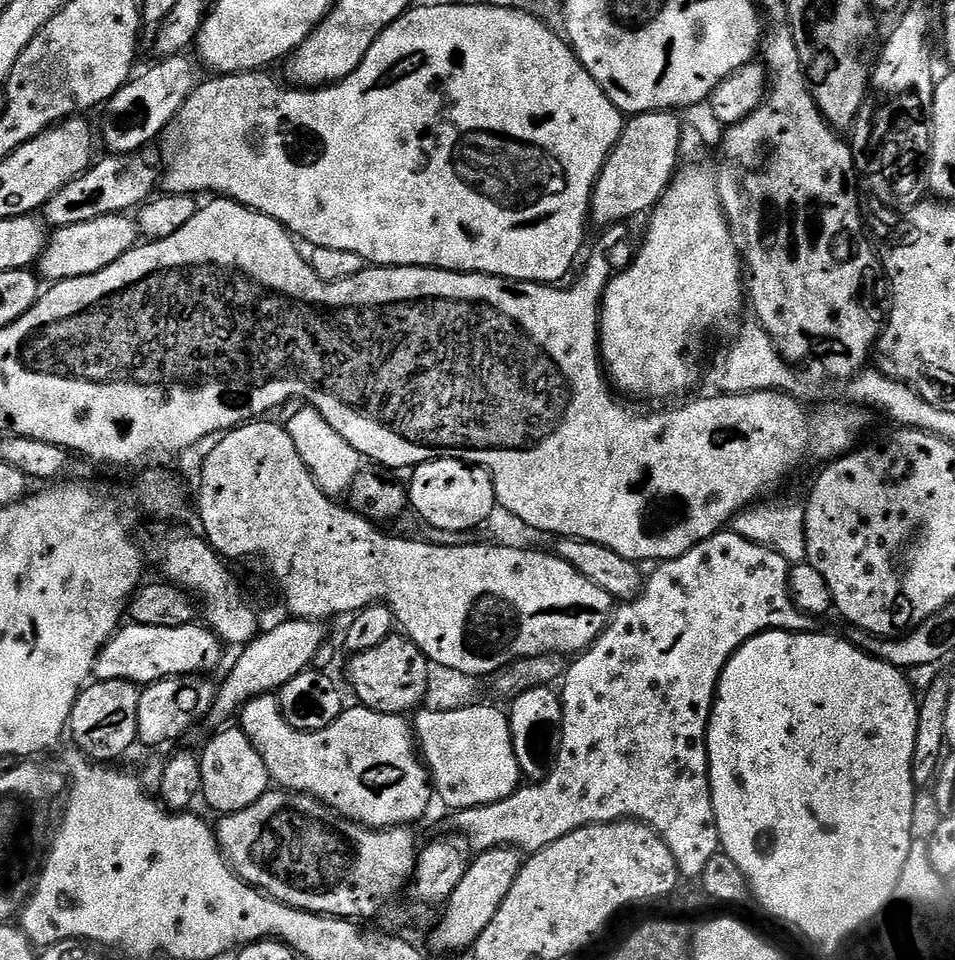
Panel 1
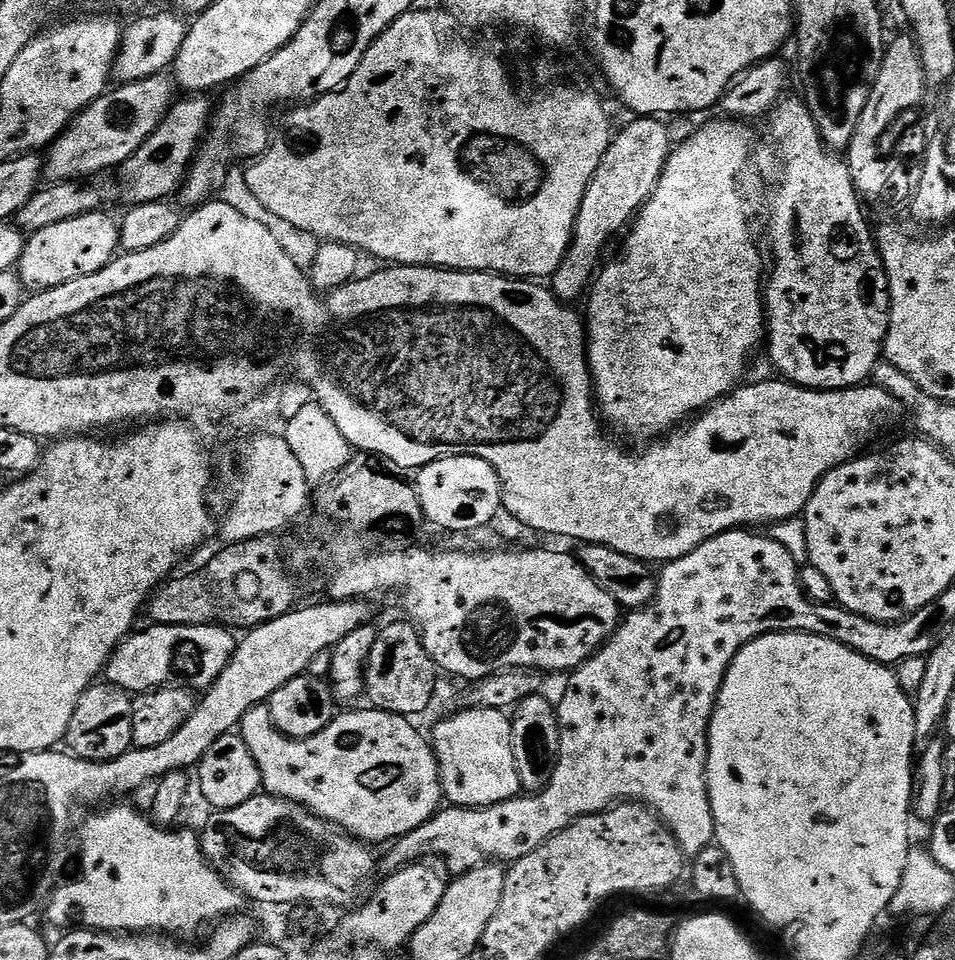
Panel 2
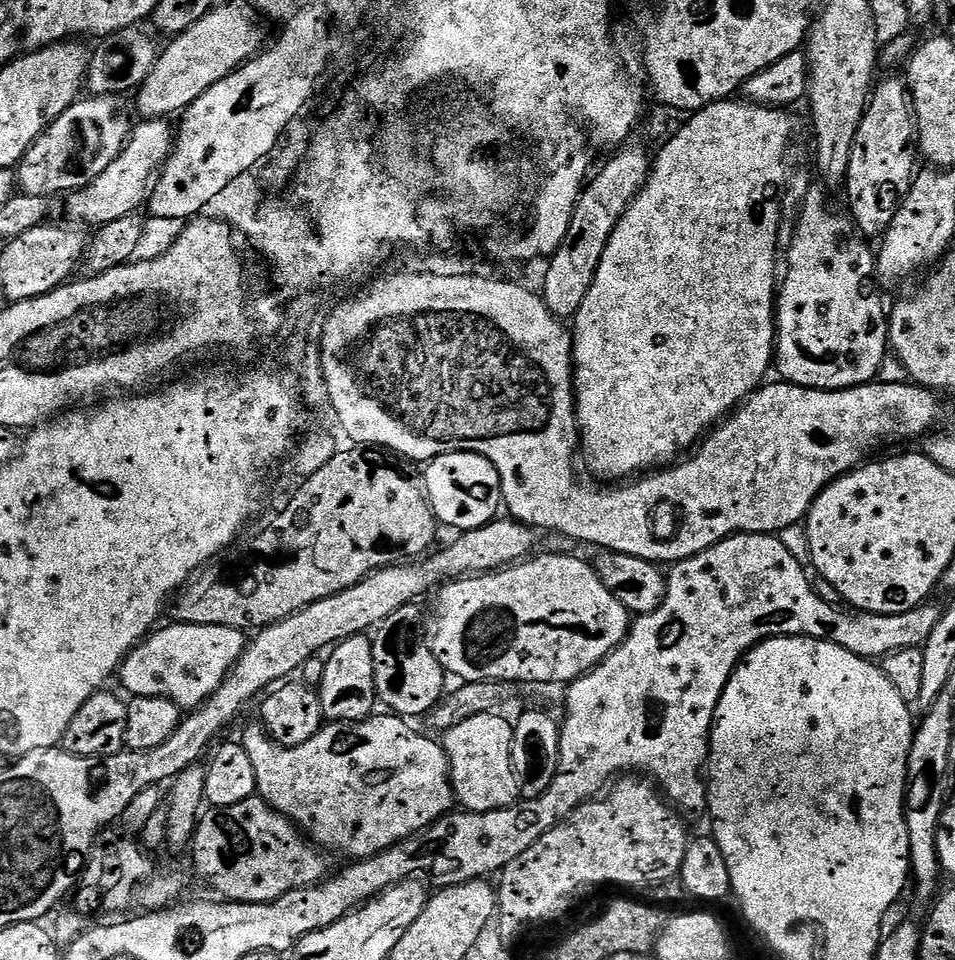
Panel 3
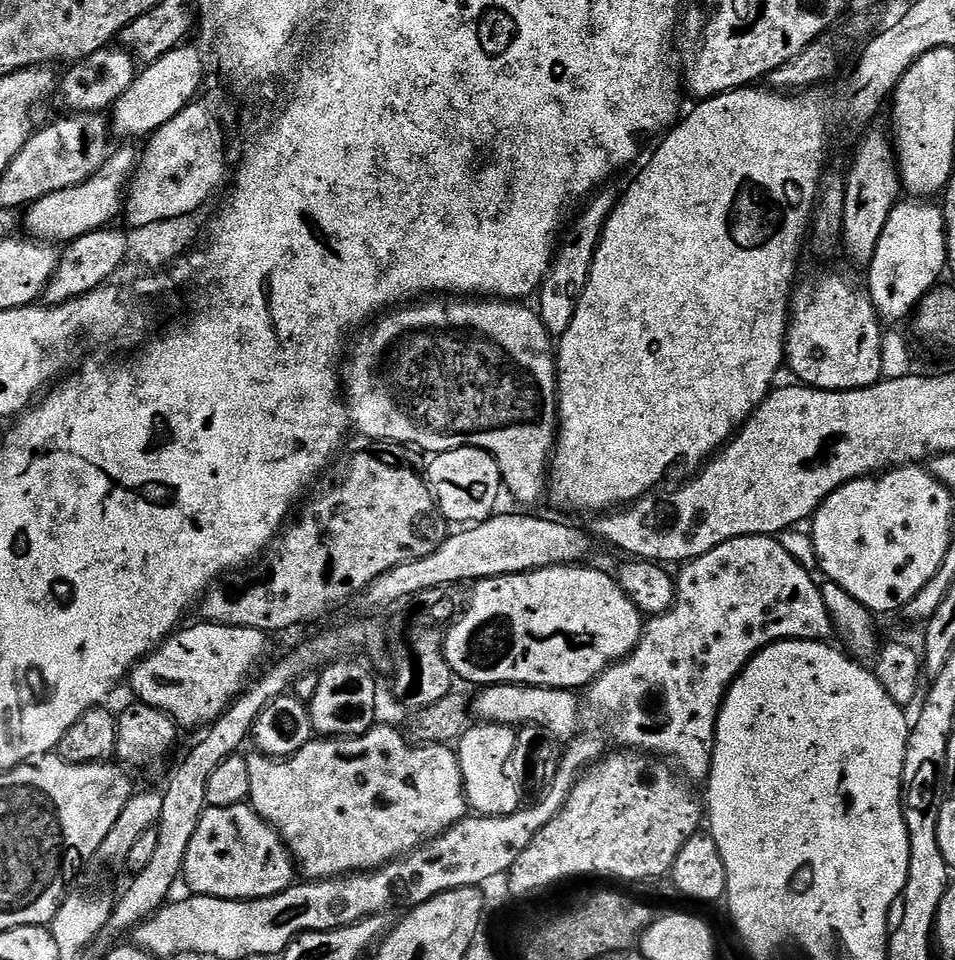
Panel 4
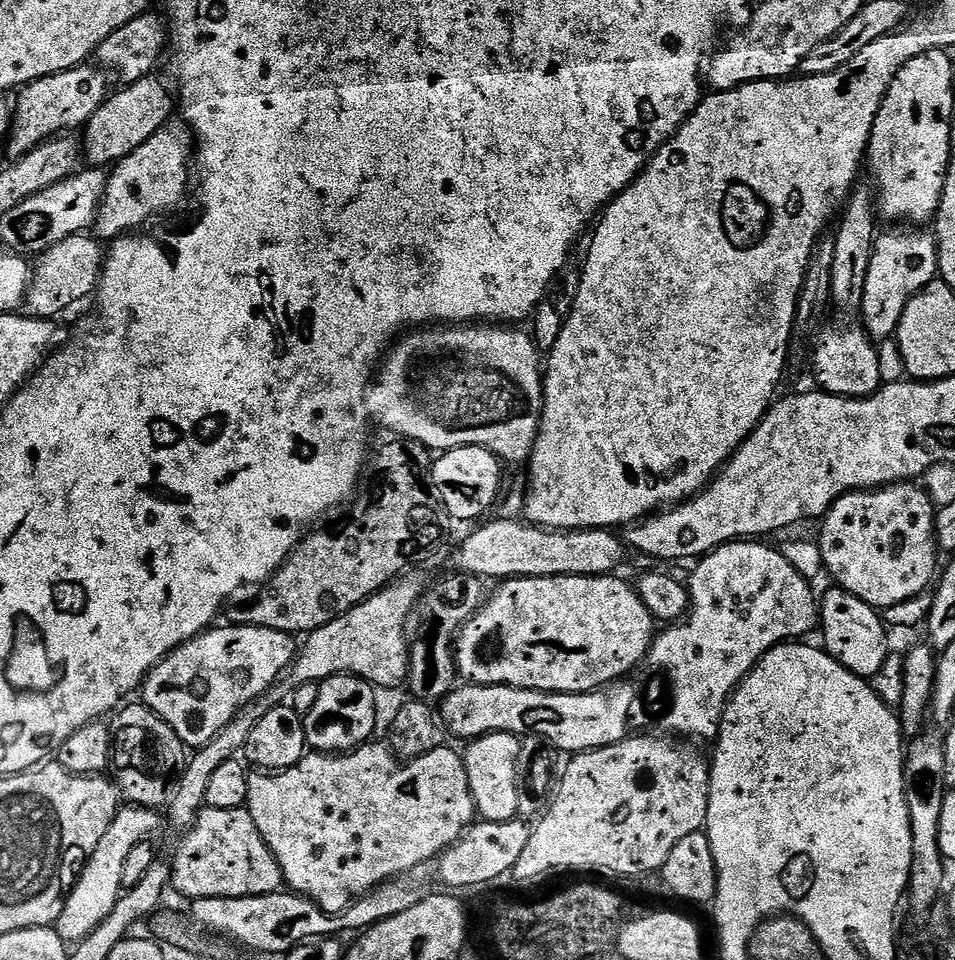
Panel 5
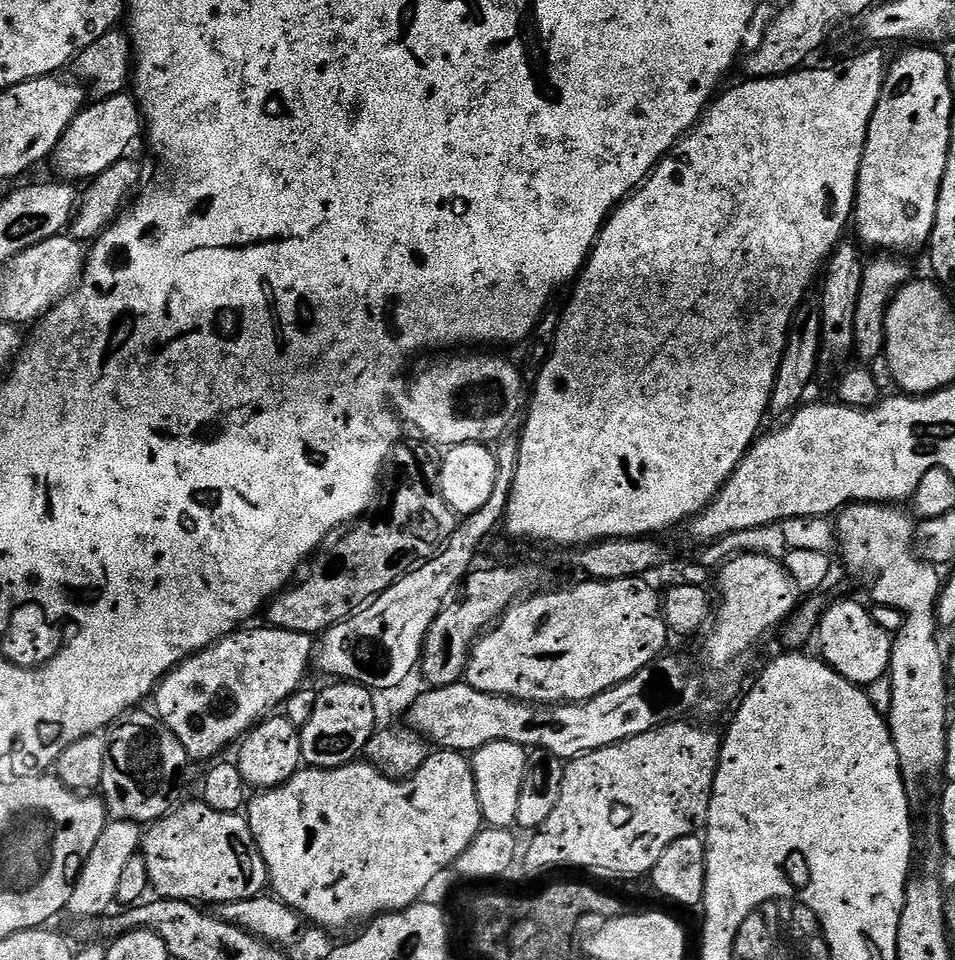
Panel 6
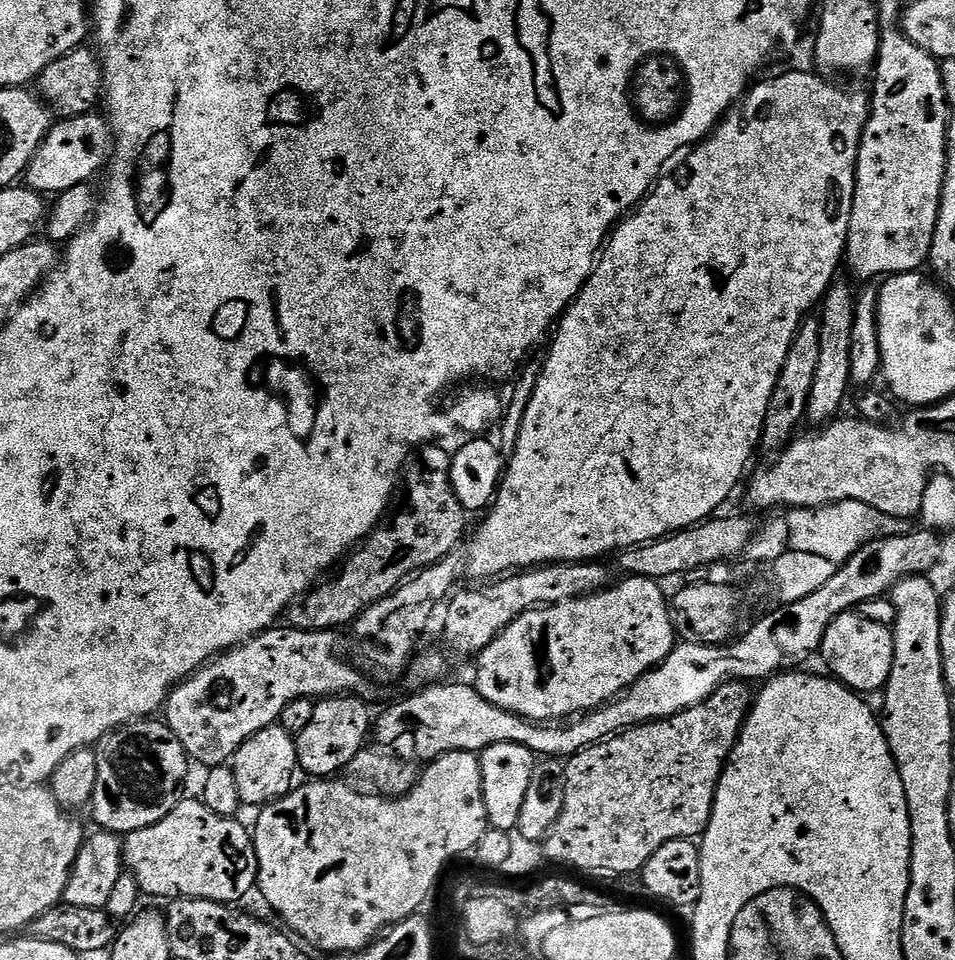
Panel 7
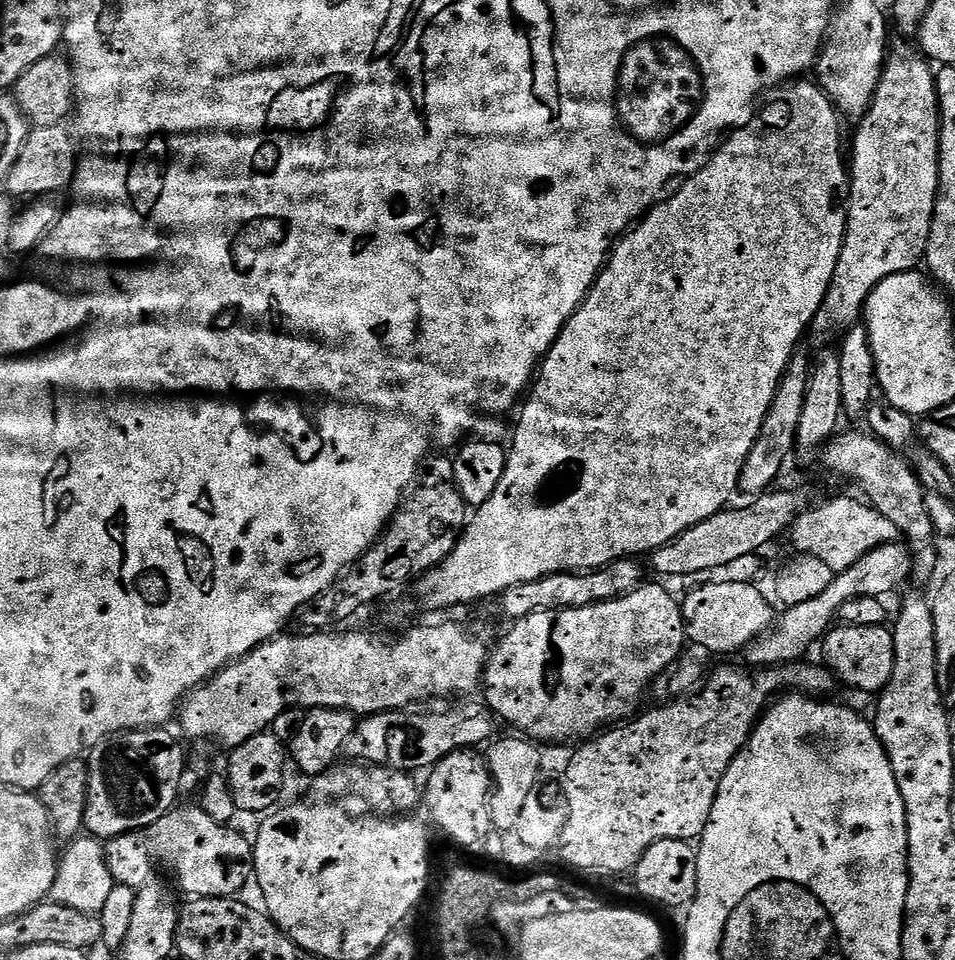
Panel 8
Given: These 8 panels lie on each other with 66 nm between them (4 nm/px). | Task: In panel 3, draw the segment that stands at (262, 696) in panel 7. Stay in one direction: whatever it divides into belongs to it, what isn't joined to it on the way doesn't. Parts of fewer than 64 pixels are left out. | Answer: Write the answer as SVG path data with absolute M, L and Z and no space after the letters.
M175 622L169 625L169 628L162 629L161 627L153 631L128 653L128 657L118 669L118 680L124 683L129 697L158 698L160 696L163 700L174 702L181 710L195 710L211 698L214 690L218 690L218 686L222 686L224 679L244 653L246 636L237 628L230 626L210 626L209 624L198 626L197 624L177 624Z

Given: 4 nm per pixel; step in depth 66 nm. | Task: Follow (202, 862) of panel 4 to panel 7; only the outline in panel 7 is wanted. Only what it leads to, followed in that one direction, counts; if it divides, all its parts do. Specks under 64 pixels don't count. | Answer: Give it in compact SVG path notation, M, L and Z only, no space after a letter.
M181 799L166 818L154 822L154 826L146 826L142 830L134 830L123 837L124 866L127 875L138 882L141 893L145 897L157 896L163 902L174 900L209 900L229 906L239 905L239 900L248 891L257 887L258 858L256 842L251 831L248 832L239 824L239 819L214 814L205 806L203 799Z

